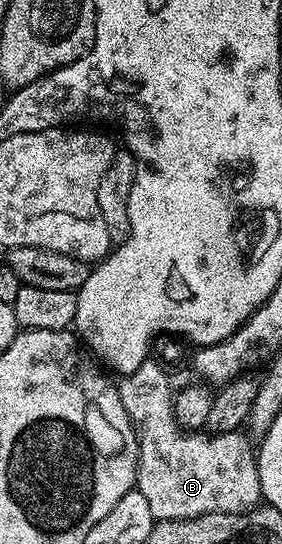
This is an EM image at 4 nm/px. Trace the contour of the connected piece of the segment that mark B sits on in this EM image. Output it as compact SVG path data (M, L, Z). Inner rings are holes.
M148 359L137 367L137 371L126 374L117 385L121 403L125 403L125 411L139 434L139 466L135 484L139 493L145 495L149 511L153 511L156 521L184 521L210 513L243 513L246 509L254 509L260 504L263 492L257 453L253 441L252 445L250 441L252 438L243 431L208 435L203 431L181 429L175 418L170 380L167 370L158 361Z

